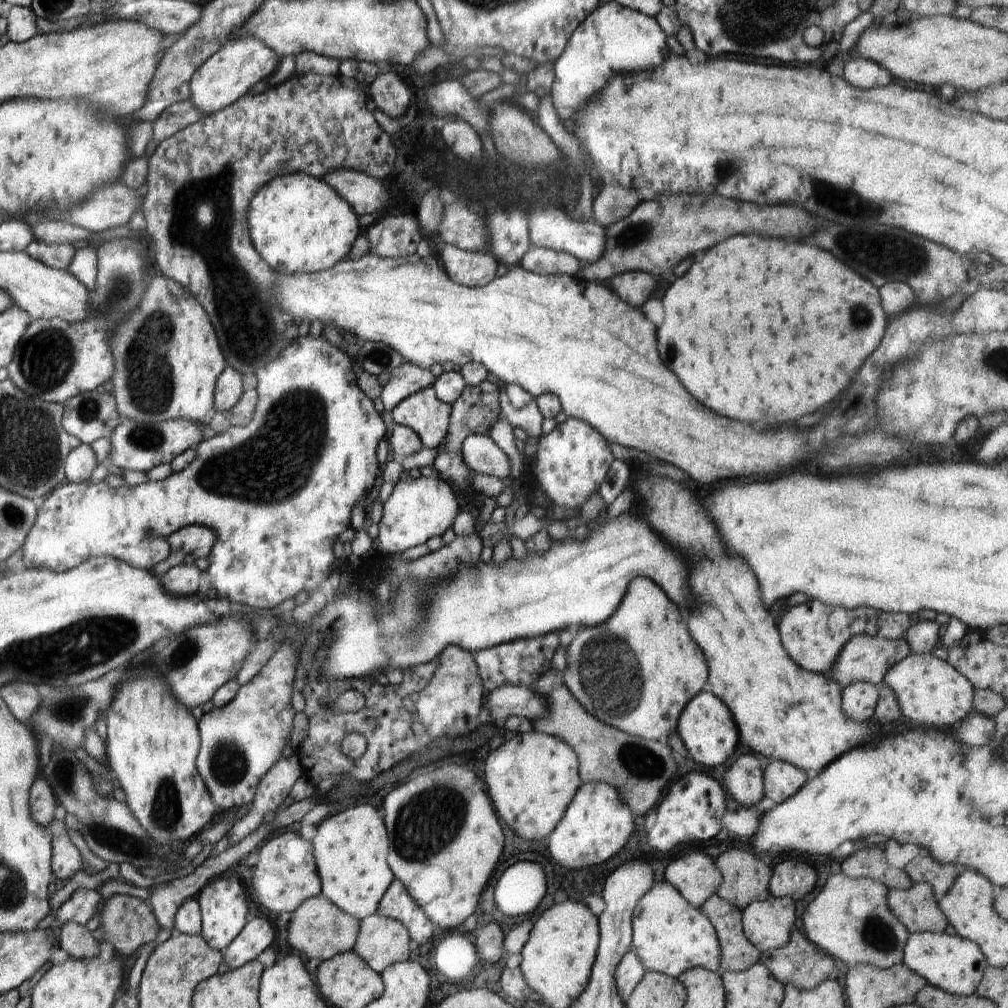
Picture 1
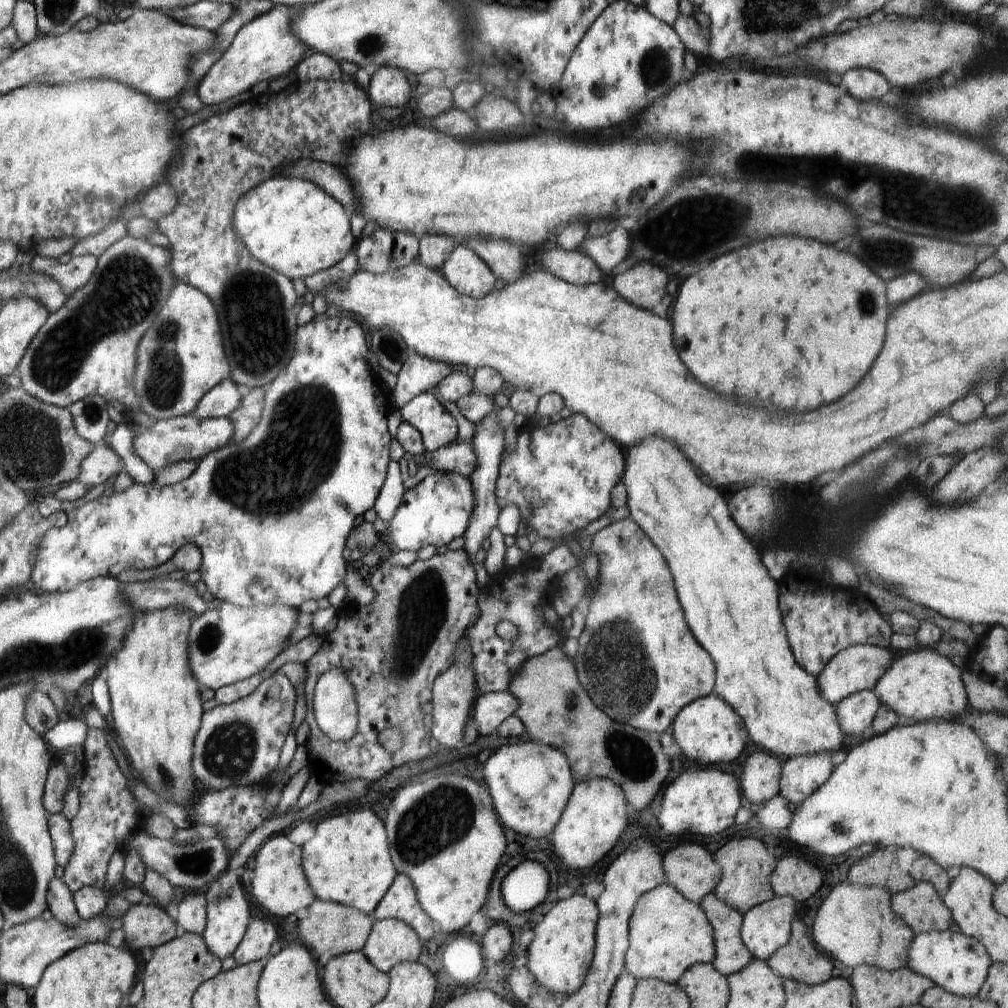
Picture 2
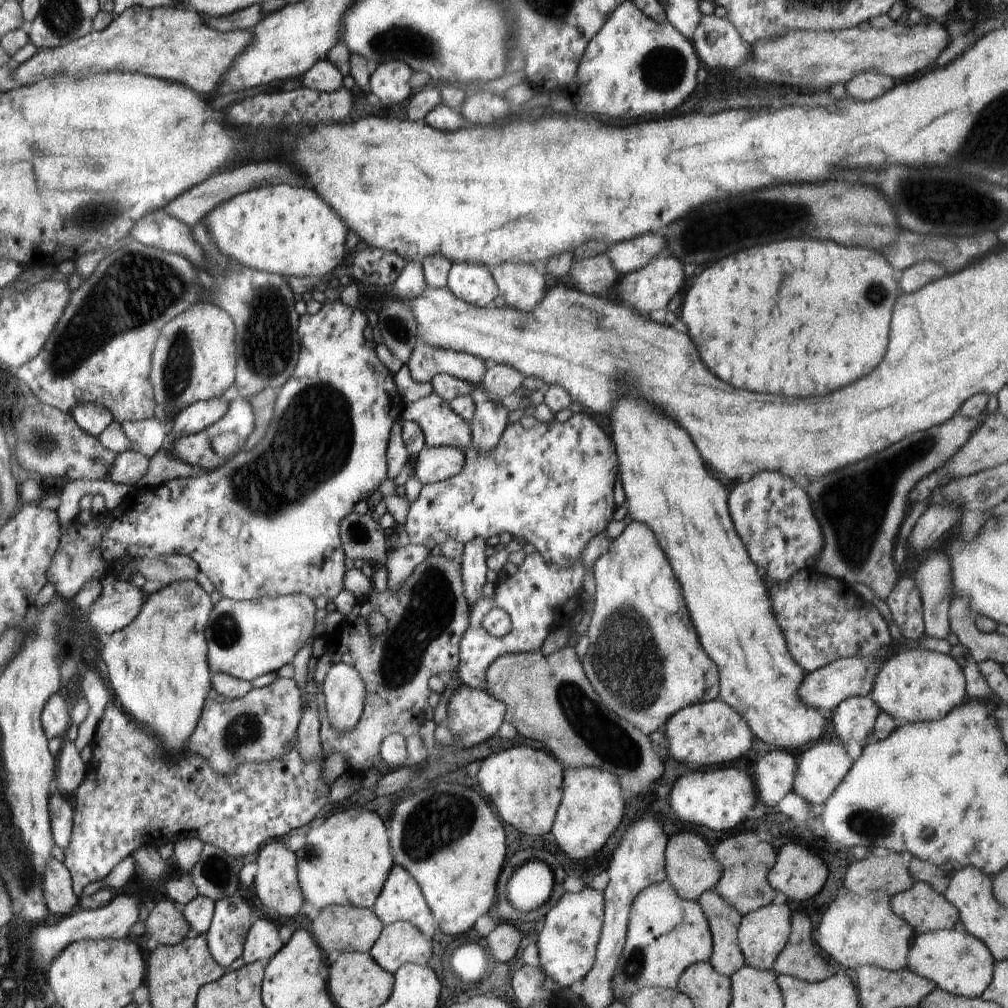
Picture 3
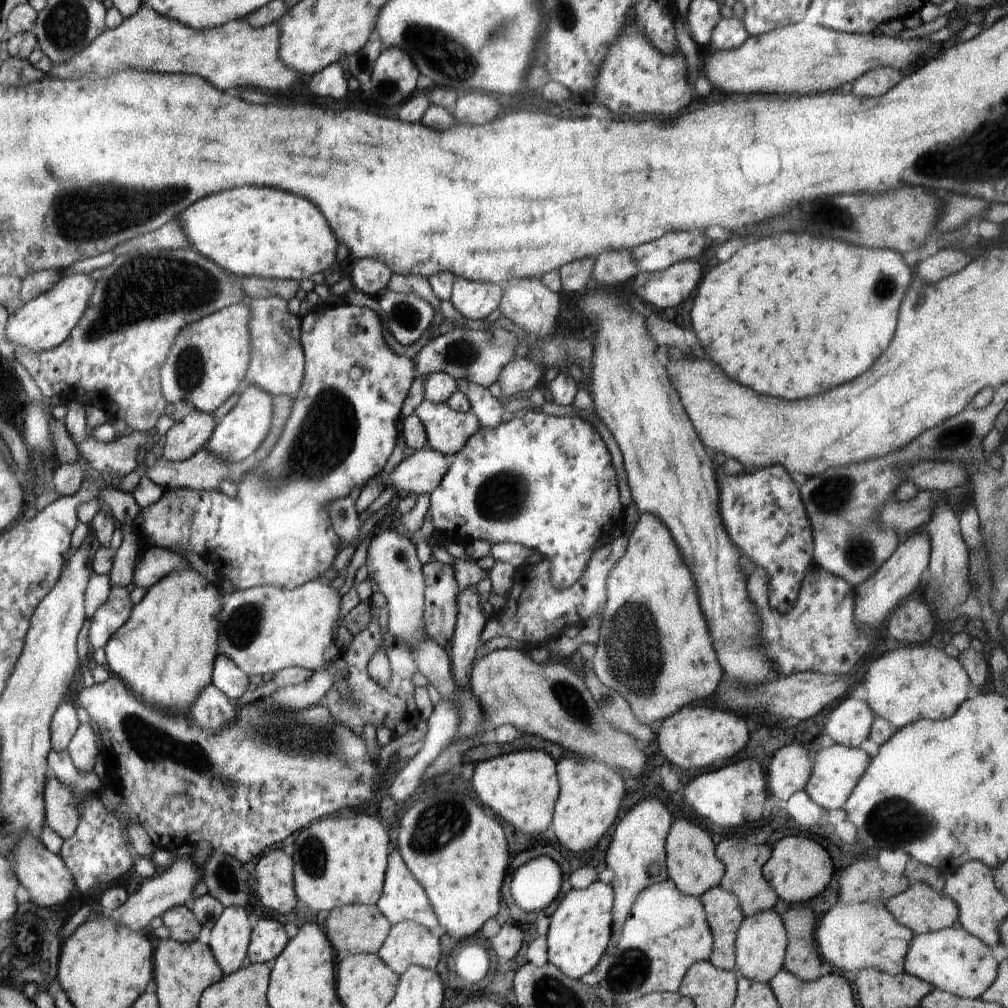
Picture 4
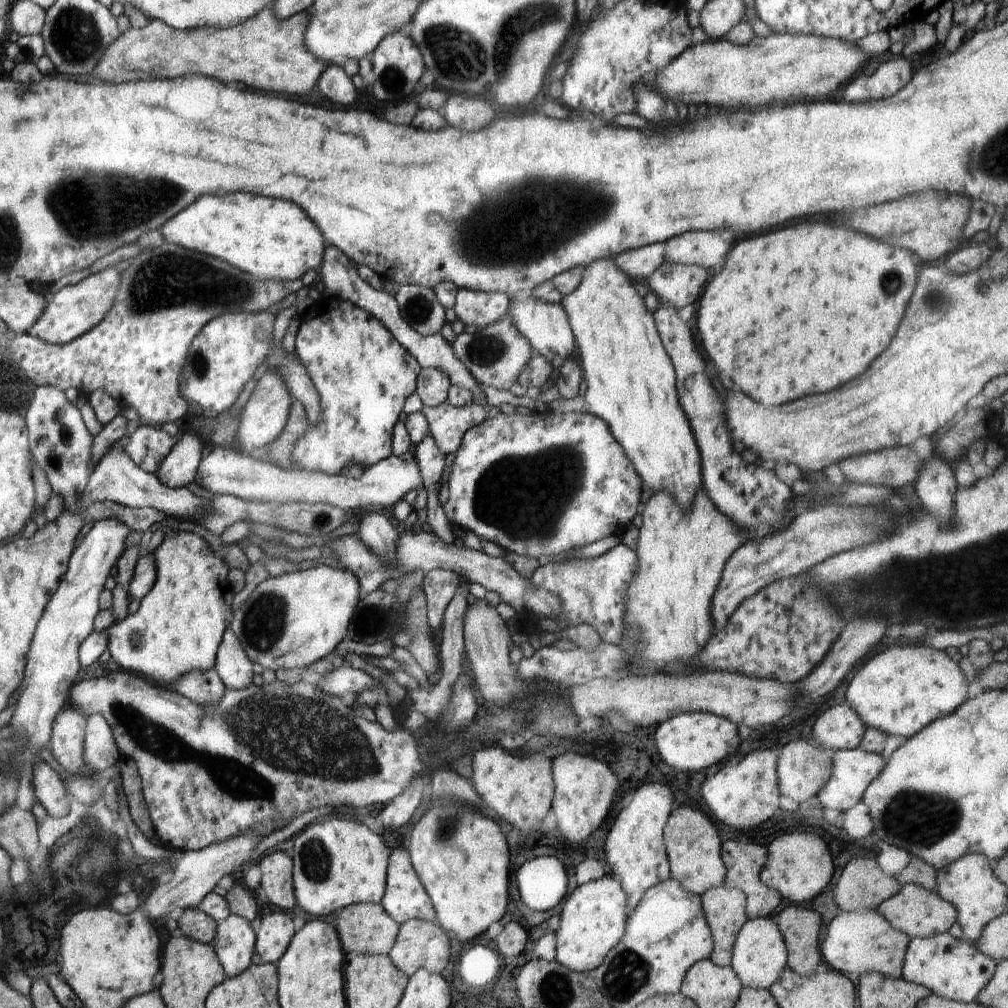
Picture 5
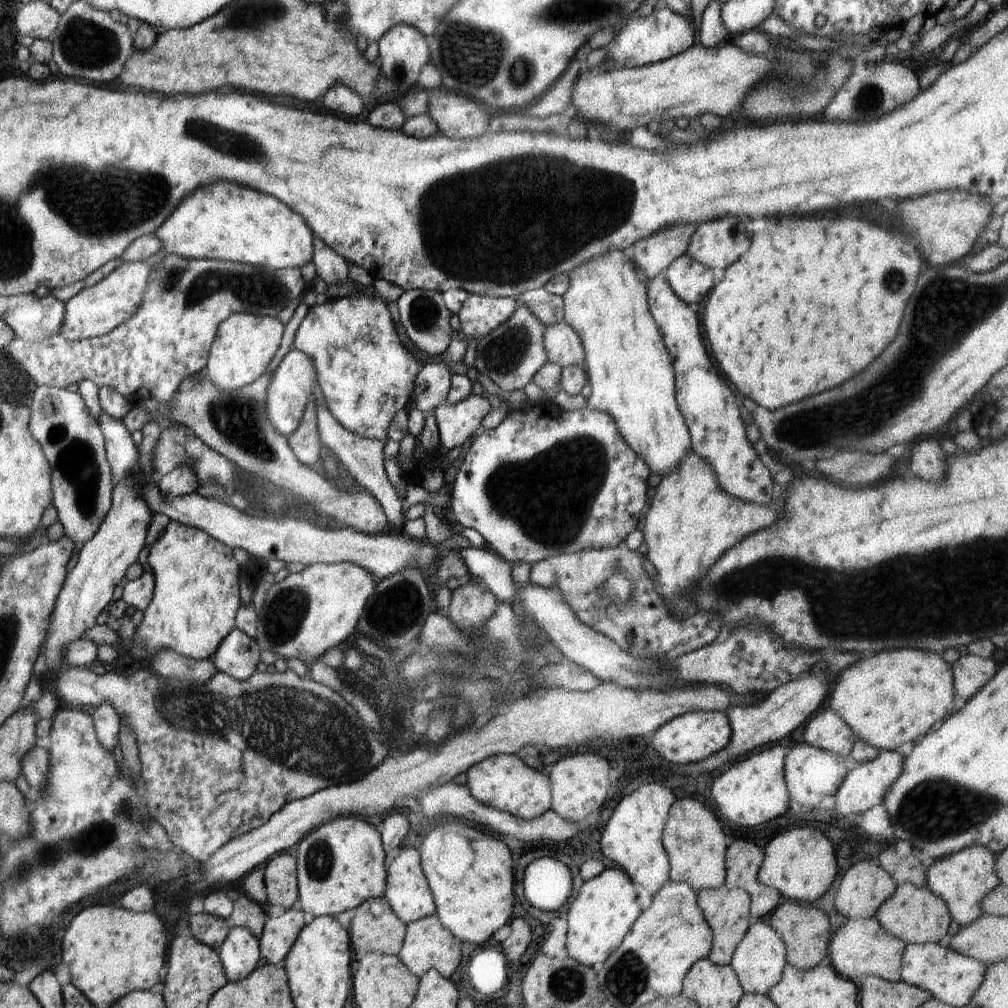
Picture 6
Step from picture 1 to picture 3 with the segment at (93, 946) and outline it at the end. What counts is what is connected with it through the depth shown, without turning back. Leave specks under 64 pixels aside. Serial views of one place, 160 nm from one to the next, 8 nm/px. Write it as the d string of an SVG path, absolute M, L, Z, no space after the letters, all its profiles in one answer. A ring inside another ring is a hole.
M54 859L45 870L43 892L51 915L61 918L70 914L79 897L74 894L70 871L62 861Z

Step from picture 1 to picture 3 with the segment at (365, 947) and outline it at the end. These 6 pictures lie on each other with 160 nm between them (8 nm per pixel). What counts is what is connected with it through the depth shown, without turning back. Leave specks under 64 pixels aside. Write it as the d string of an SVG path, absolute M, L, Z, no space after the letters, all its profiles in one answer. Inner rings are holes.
M396 921L384 925L369 953L384 970L394 974L405 963L424 966L432 958L430 942L411 922Z

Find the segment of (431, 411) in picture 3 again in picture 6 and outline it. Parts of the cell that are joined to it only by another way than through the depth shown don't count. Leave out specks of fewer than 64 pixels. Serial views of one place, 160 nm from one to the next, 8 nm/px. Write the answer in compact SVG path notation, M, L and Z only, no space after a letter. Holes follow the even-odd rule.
M474 392L456 404L439 404L433 413L439 430L440 446L450 451L456 446L469 444L480 431L482 419L491 410L489 398Z

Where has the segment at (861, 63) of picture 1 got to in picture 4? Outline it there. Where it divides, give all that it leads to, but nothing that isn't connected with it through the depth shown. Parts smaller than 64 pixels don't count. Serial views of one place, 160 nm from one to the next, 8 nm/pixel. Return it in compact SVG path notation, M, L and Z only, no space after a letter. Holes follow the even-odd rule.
M882 67L869 70L853 82L850 92L859 97L876 98L876 96L884 96L890 88L894 88L903 78L900 75L900 70L895 68Z

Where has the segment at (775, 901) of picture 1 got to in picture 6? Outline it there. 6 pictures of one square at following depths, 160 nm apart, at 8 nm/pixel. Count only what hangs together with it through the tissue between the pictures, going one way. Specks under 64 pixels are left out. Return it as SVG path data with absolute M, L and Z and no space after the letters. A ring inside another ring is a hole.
M767 919L752 920L746 934L734 951L730 965L736 976L739 976L739 983L744 992L767 995L769 990L780 982L784 967L787 965L787 950Z

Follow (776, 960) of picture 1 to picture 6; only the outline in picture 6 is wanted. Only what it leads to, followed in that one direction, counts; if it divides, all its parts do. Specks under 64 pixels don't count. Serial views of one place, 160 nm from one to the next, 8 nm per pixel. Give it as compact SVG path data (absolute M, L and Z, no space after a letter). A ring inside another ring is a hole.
M788 900L779 904L768 916L767 921L785 944L788 965L800 970L810 970L828 958L831 942L830 919L822 910Z

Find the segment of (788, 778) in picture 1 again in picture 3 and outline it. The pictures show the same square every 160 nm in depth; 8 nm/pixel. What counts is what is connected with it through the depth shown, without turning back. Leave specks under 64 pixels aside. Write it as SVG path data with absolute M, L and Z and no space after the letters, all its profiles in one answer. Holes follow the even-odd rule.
M818 742L812 748L798 756L792 792L799 794L807 803L825 804L826 799L834 794L842 779L848 774L852 766L852 758L848 755L845 745L840 742Z

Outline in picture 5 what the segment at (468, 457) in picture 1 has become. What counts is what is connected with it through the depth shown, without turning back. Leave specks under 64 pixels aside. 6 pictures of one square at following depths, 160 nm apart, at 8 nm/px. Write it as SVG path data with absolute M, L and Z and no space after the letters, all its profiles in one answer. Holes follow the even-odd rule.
M214 444L206 457L200 460L196 481L202 488L214 494L228 494L236 496L241 500L260 500L260 502L326 502L338 508L344 508L350 514L356 514L360 508L368 506L388 506L396 505L411 490L422 489L422 474L420 466L413 457L410 462L402 458L390 456L384 460L364 469L362 476L354 479L345 472L328 476L322 472L306 472L298 469L282 469L263 457L244 455L228 446L218 446Z

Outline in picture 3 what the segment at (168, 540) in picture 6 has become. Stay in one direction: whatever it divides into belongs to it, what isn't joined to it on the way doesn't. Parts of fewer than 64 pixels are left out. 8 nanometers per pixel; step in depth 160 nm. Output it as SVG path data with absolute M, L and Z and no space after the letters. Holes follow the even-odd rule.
M195 580L168 583L148 595L144 604L128 626L103 640L104 647L100 656L108 668L112 699L118 702L129 718L142 724L154 736L158 735L160 745L169 755L176 755L188 745L188 740L201 719L203 706L208 702L208 690L212 687L204 629L213 605L210 595Z

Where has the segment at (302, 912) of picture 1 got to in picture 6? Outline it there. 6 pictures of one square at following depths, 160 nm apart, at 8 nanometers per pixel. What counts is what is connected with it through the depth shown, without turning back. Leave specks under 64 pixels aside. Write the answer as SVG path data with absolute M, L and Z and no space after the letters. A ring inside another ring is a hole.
M384 895L357 906L348 929L351 946L362 956L366 953L398 955L406 931L406 923L396 916Z

